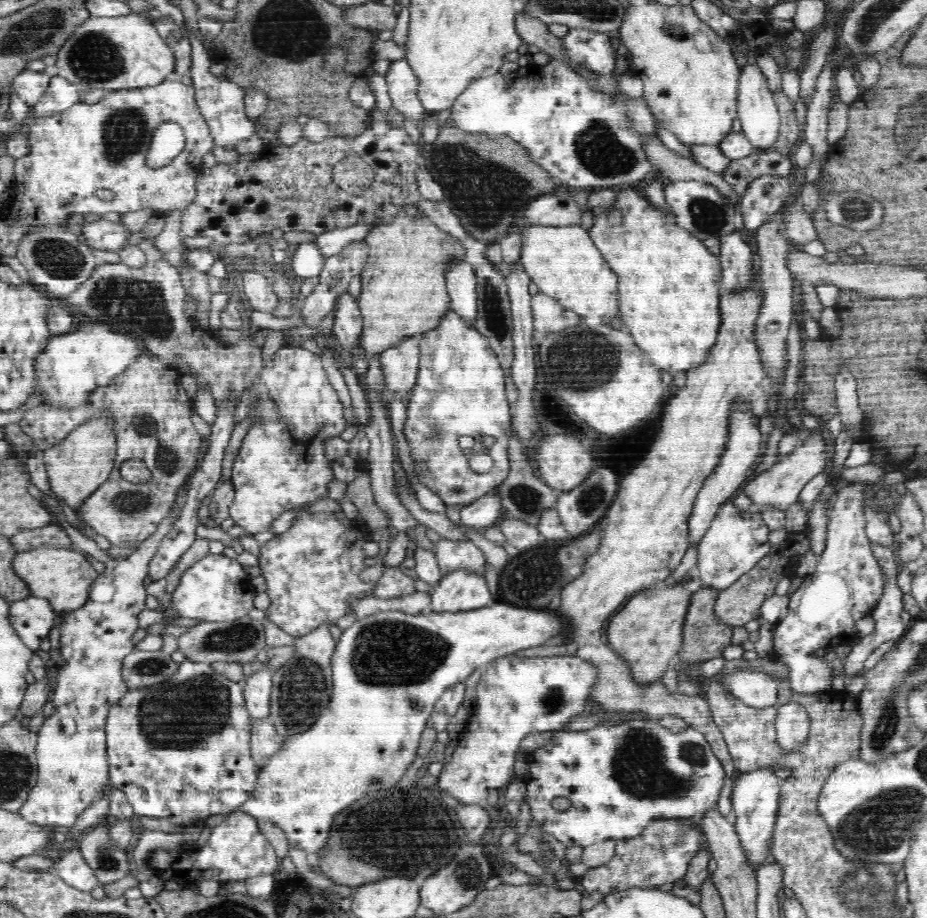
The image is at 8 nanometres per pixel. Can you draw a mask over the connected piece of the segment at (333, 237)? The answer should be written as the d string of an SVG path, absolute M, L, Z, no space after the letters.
M364 223L346 228L334 228L334 230L317 235L315 243L324 257L329 258L339 254L348 244L363 240L373 227L370 223Z

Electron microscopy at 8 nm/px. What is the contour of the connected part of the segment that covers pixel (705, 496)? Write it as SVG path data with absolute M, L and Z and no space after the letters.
M738 410L732 415L732 426L730 427L728 450L722 455L721 464L717 471L713 473L705 482L705 486L698 494L698 500L694 504L694 512L690 516L689 545L696 546L704 536L711 520L714 520L715 513L718 512L720 505L726 500L735 496L742 490L742 486L753 474L749 471L760 450L760 429L751 422L751 415L746 410Z

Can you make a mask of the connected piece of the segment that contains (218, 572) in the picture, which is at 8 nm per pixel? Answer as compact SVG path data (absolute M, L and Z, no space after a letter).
M230 552L207 554L183 573L172 593L172 608L165 612L170 619L190 618L200 622L232 622L248 615L257 591L244 568Z

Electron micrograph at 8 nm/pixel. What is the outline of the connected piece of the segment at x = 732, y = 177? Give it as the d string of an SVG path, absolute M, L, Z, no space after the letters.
M772 147L769 150L755 150L750 156L731 160L730 166L721 174L724 180L734 189L735 194L746 192L748 184L760 176L773 174L788 178L794 172L789 154L780 154Z

